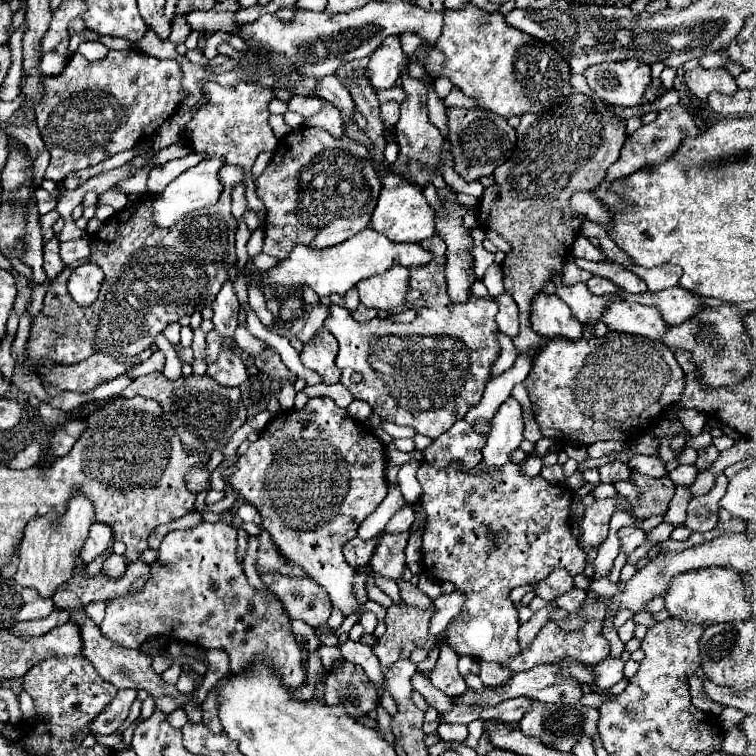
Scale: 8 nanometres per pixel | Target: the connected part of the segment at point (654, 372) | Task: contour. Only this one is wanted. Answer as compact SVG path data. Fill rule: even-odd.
M608 332L604 338L580 338L580 340L558 340L552 338L534 358L532 372L524 380L524 388L532 404L536 406L534 418L540 432L552 440L570 440L580 444L594 444L598 440L630 442L646 434L646 430L658 420L658 416L680 402L684 372L676 362L668 346L658 340L650 340L634 334Z

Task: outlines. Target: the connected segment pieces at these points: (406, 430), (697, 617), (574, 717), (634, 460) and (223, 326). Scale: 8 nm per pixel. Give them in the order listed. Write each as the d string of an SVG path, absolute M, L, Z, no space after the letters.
M381 422L381 428L388 433L392 438L413 438L417 432L409 426L400 426L389 422Z
M698 568L694 572L678 574L664 596L666 610L692 624L720 624L734 620L748 620L752 616L752 606L746 598L746 584L734 568Z
M532 700L532 710L522 718L520 730L526 736L538 738L548 748L554 748L560 752L572 752L574 744L582 736L590 736L590 738L598 736L598 710L582 706L582 704L564 706L564 704L546 704L546 702Z
M632 456L628 460L628 468L634 470L634 472L640 472L640 474L646 474L646 476L652 476L652 478L660 478L664 476L664 462L658 458L658 456Z
M236 266L230 268L230 278L228 282L222 286L222 290L218 292L216 300L214 300L214 316L212 316L212 322L214 322L214 328L222 334L222 336L232 336L236 326L238 326L238 312L240 312L240 302L234 294L234 288L232 288L232 278L236 278L238 270Z

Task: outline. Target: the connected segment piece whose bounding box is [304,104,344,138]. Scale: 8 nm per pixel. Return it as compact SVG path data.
M324 104L317 114L305 119L304 123L306 126L318 127L326 132L330 132L334 138L344 134L342 132L340 112L334 106L330 106L330 104Z

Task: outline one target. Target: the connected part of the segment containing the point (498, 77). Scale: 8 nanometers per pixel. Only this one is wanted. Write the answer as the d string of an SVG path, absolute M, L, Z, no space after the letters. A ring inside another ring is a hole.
M472 4L458 10L444 10L442 36L434 44L444 56L442 76L448 76L466 96L478 98L480 108L504 118L526 112L544 112L572 94L570 68L548 44L506 24L500 12L488 14Z

